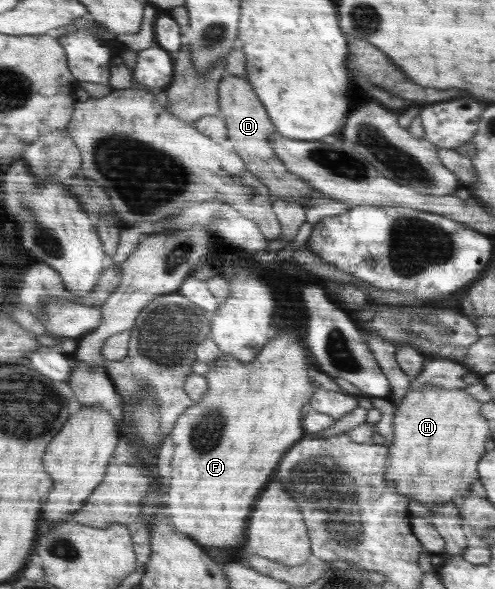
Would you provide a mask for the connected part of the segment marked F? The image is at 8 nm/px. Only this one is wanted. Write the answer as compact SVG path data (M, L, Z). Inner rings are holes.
M287 330L285 334L279 334L277 338L273 338L273 342L268 342L268 344L261 350L260 354L257 354L256 358L253 358L251 362L247 364L241 364L229 356L219 354L215 358L213 364L209 364L209 371L203 374L203 377L207 378L209 382L209 394L201 400L201 402L194 401L193 406L189 406L188 410L185 410L185 414L178 419L177 426L173 428L173 433L171 434L171 442L173 442L173 459L171 460L171 478L167 480L171 488L166 488L165 490L165 516L171 518L171 527L175 526L176 532L180 534L187 534L189 538L193 538L195 542L201 542L201 546L207 546L211 550L217 550L217 552L233 552L237 548L241 548L247 540L247 520L249 520L249 514L259 498L259 494L263 492L263 488L267 486L269 478L271 478L271 472L277 468L279 464L279 458L293 446L291 442L295 440L301 440L303 436L303 428L301 428L301 408L303 404L307 402L305 394L309 390L309 396L311 396L311 381L310 376L307 376L307 356L305 356L305 348L303 344L299 342L299 334L293 334L293 330Z

